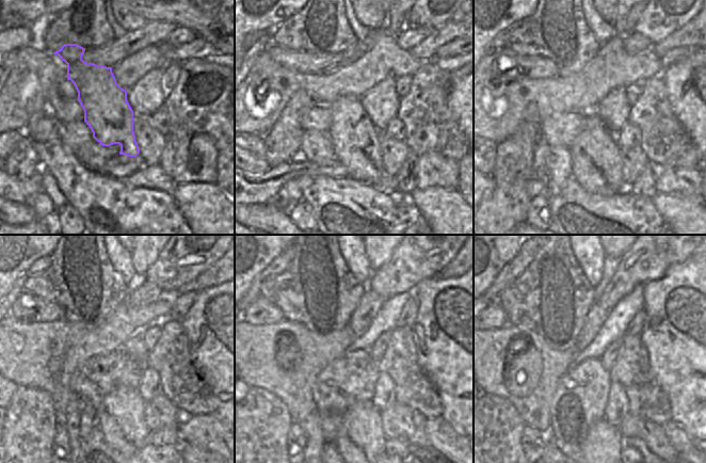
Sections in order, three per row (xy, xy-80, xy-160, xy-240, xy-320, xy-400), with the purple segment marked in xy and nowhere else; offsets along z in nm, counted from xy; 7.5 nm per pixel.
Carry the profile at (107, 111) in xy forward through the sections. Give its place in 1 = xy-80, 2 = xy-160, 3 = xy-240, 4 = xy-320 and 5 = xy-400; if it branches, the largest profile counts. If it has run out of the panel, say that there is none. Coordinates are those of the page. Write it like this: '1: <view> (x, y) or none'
1: xy-80 (355, 140)
2: xy-160 (595, 159)
3: xy-240 (121, 419)
4: xy-320 (360, 441)
5: xy-400 (602, 451)

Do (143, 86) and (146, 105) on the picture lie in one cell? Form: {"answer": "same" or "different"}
{"answer": "same"}

